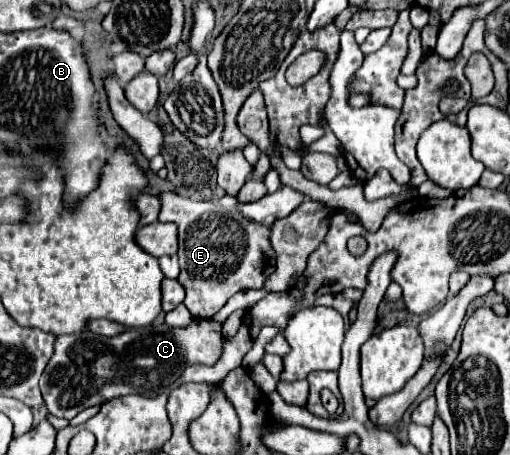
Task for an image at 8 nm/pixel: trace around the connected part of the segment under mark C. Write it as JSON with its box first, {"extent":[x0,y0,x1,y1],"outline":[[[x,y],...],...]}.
{"extent":[39,320,221,420],"outline":[[[193,320],[187,328],[167,328],[159,324],[125,330],[113,338],[97,336],[89,330],[59,336],[55,354],[39,380],[39,388],[49,414],[71,420],[87,406],[99,406],[117,396],[159,396],[177,380],[187,364],[215,364],[221,354],[221,340],[221,324],[211,320]]]}

